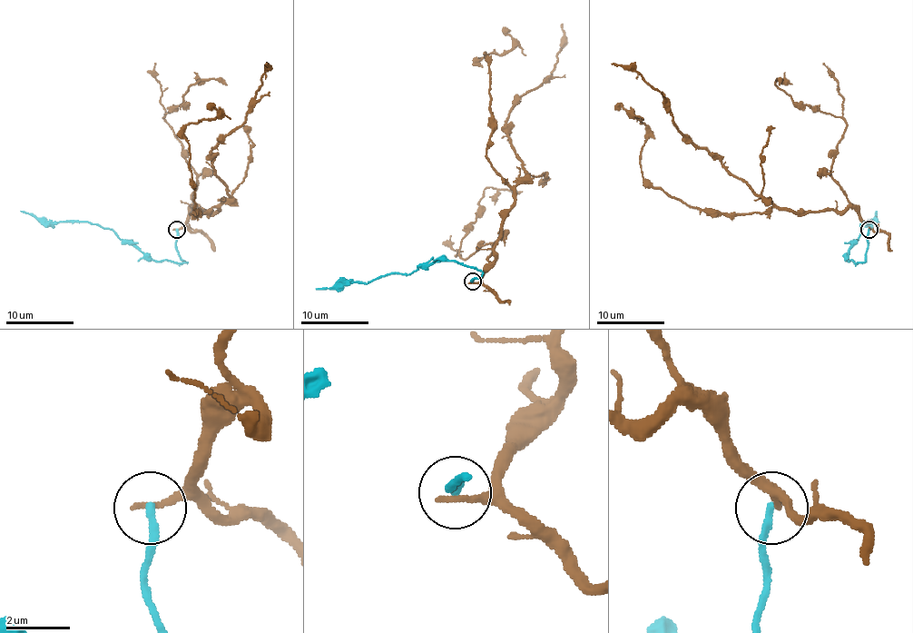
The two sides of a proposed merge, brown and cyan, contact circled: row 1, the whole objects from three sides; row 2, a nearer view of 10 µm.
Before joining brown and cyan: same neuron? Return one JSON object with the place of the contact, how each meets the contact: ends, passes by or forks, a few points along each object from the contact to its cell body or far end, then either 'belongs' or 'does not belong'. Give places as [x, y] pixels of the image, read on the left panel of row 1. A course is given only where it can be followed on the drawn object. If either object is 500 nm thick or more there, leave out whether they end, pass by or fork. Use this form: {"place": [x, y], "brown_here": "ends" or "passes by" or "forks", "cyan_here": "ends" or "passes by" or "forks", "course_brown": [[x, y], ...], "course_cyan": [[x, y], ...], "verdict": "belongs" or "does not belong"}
{"place": [177, 230], "brown_here": "ends", "cyan_here": "ends", "course_brown": [[177, 230], [198, 208], [218, 208], [191, 212], [196, 212], [194, 182], [184, 128], [216, 116], [206, 103]], "course_cyan": [[177, 230], [175, 251], [187, 262], [150, 261], [107, 228], [72, 222], [39, 222], [21, 212]], "verdict": "does not belong"}

